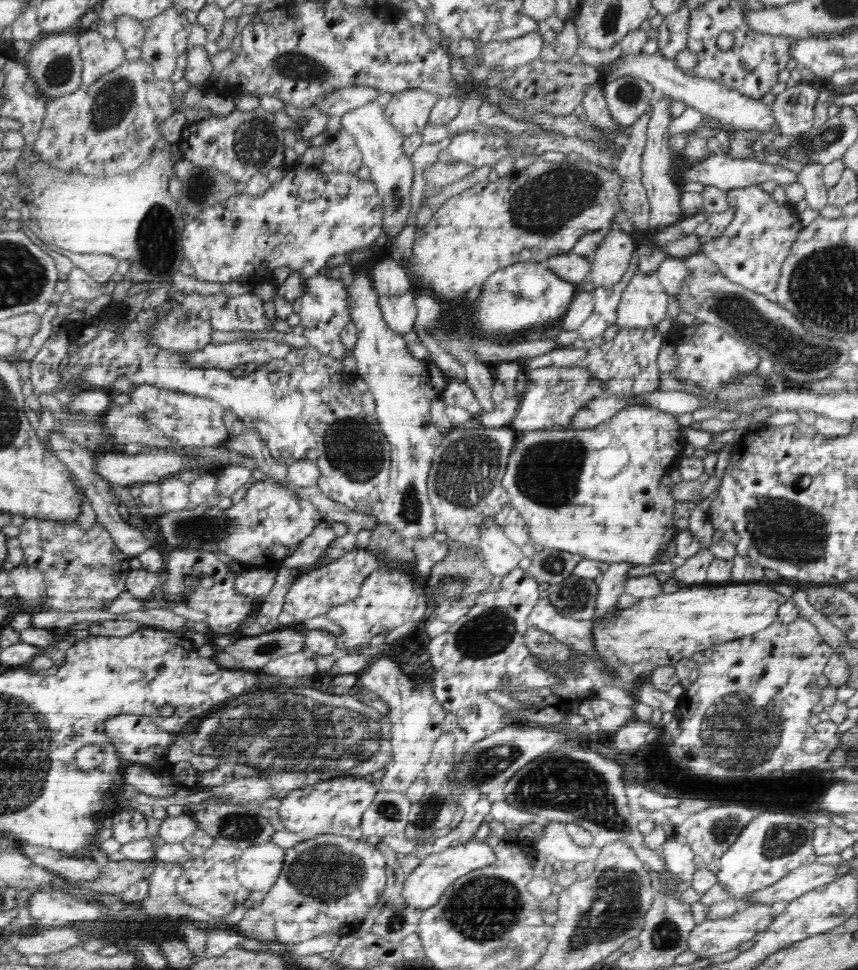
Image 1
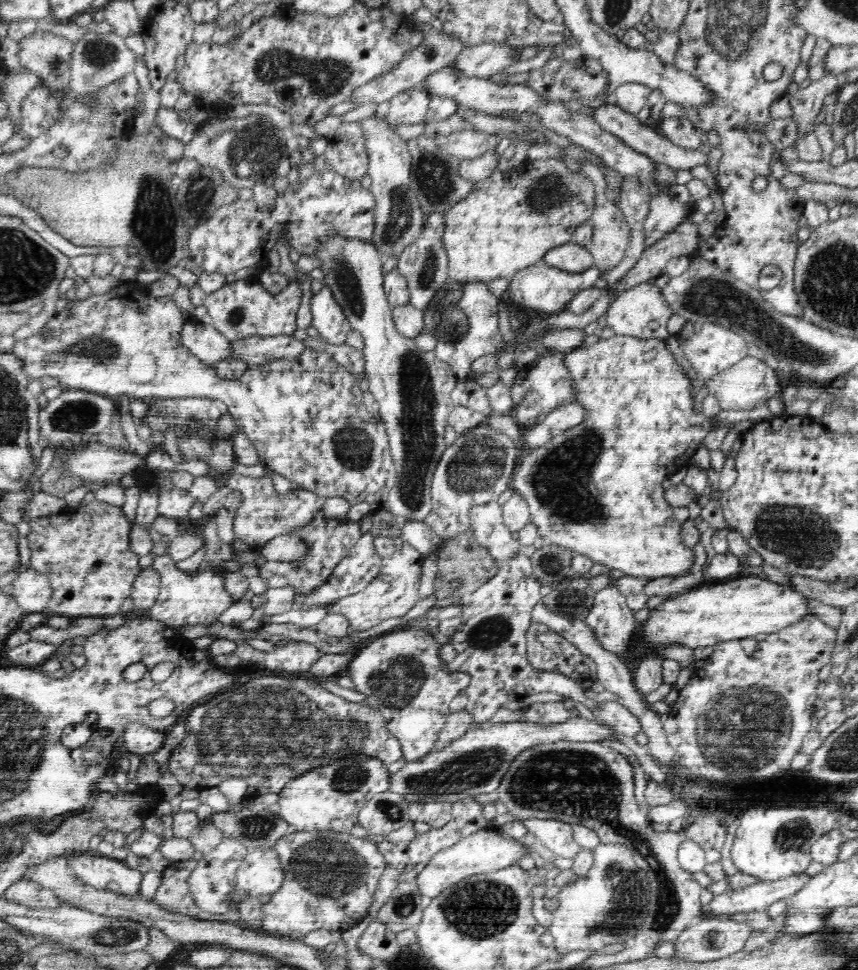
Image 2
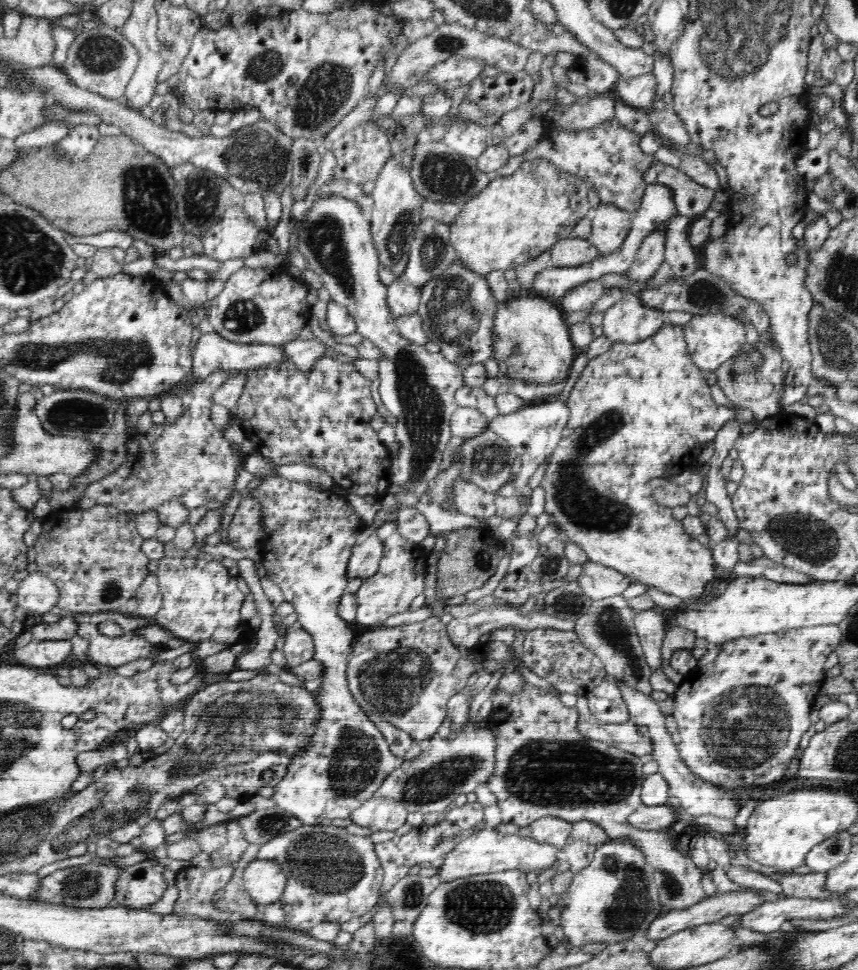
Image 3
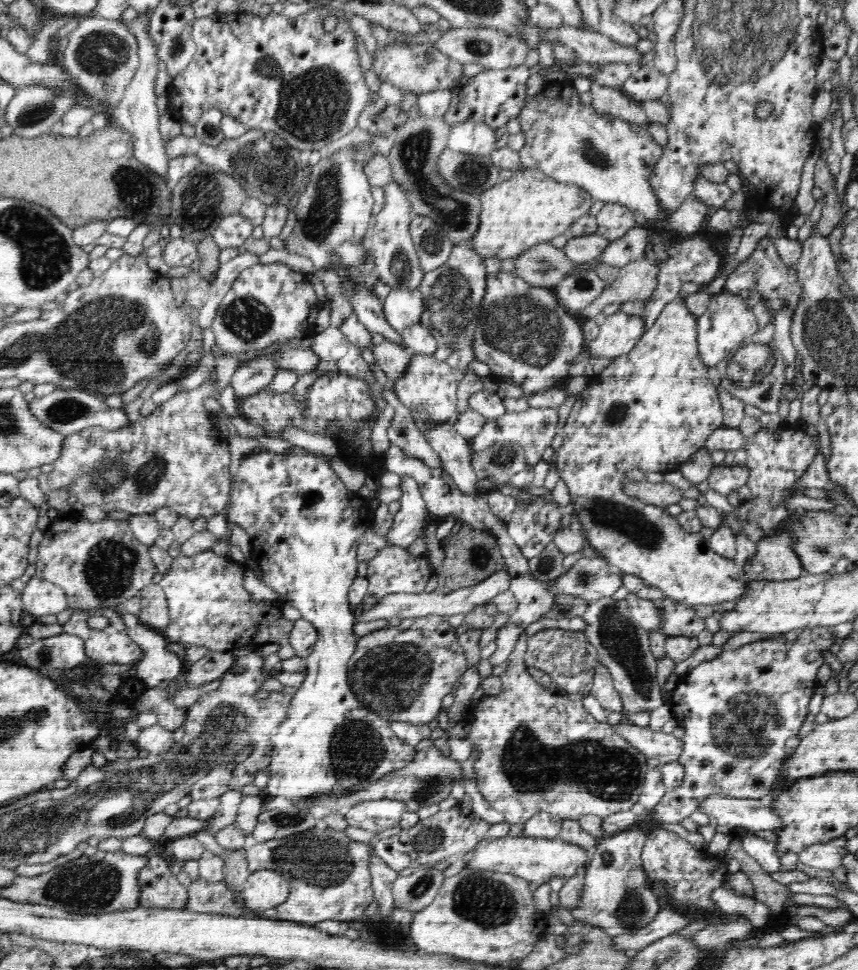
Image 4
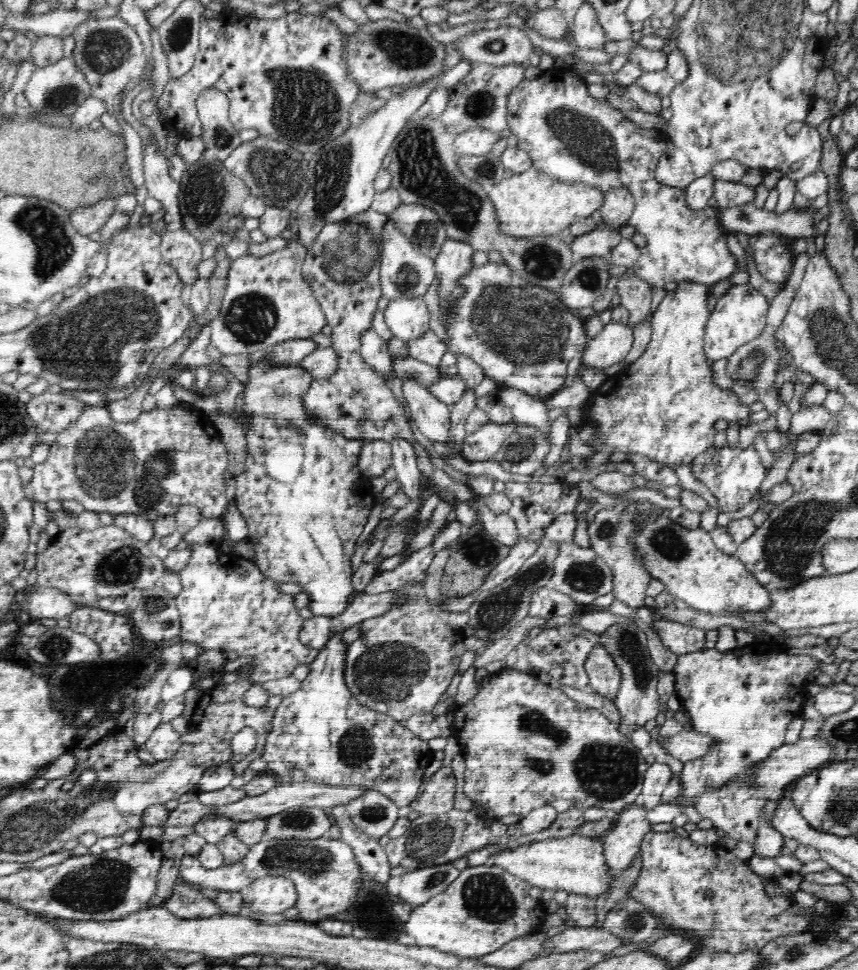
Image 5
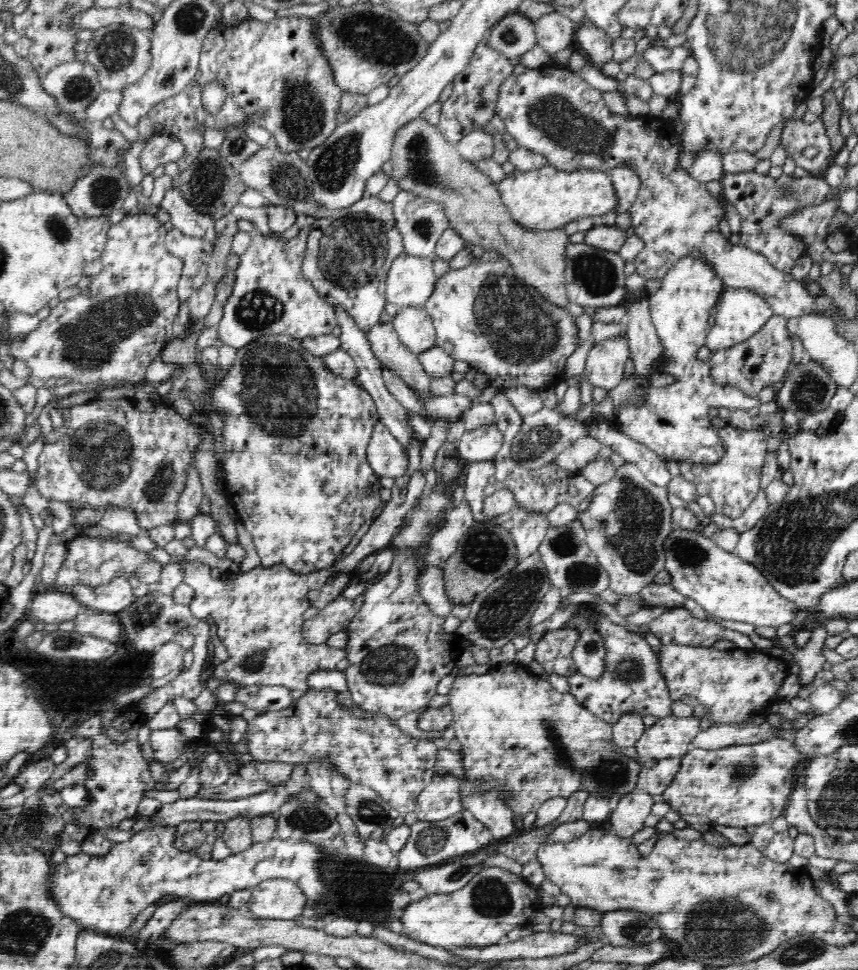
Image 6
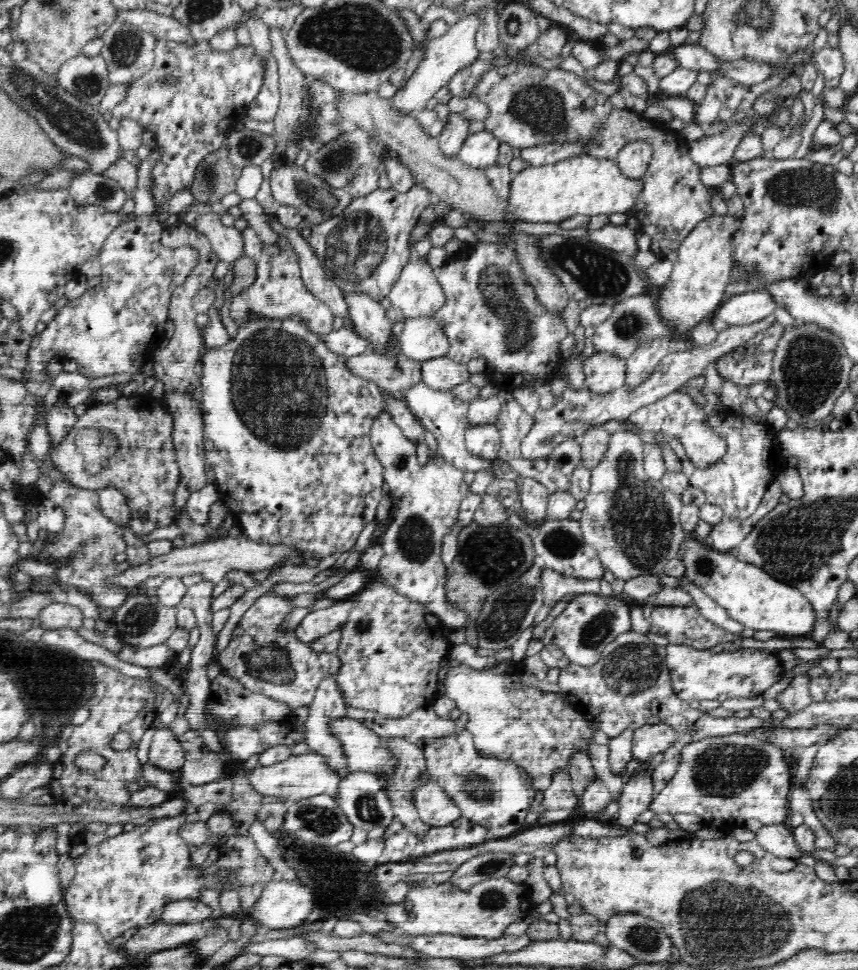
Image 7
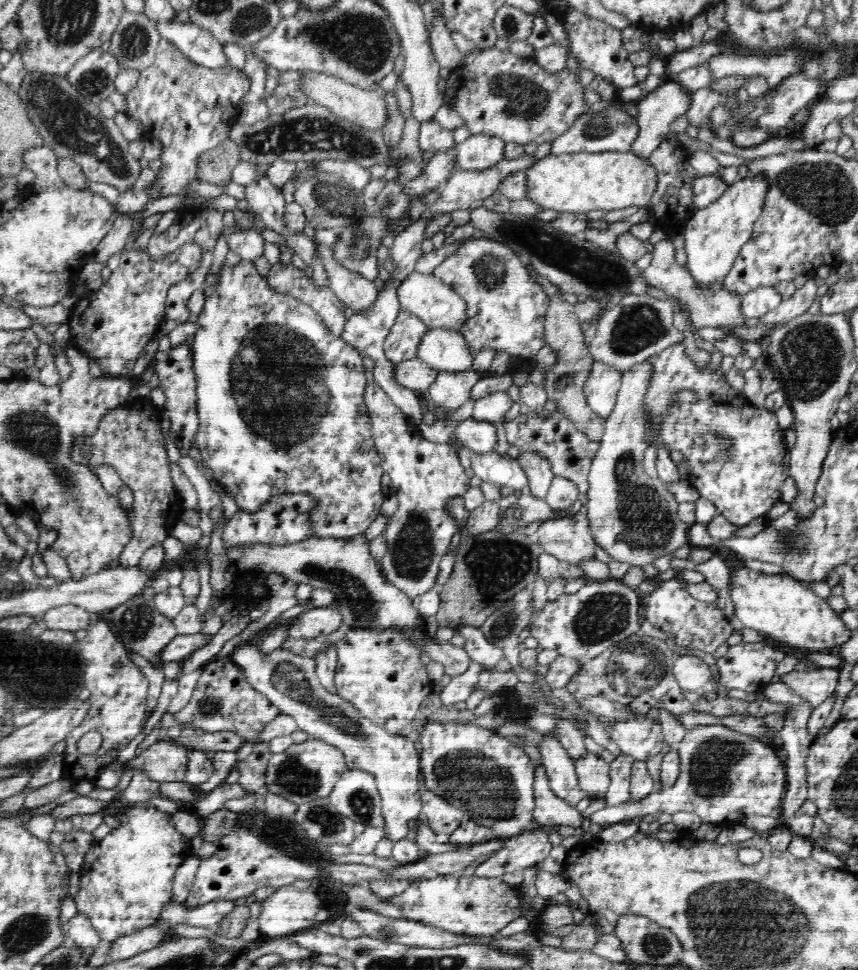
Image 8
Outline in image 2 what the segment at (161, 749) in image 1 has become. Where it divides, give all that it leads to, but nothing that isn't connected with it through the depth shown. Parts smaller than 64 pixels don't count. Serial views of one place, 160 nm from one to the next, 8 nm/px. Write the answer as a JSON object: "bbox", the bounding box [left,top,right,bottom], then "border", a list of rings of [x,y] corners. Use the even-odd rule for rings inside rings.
{"bbox":[121,722,166,757],"border":[[[136,722],[127,724],[121,736],[127,754],[139,757],[158,752],[164,746],[164,738],[166,738],[166,734],[162,731]]]}

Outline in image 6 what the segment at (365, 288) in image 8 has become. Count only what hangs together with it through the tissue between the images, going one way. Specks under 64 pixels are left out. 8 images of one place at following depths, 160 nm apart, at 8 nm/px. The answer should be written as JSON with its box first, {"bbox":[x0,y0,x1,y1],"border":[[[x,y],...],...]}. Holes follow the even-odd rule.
{"bbox":[366,321,432,398],"border":[[[391,321],[376,323],[366,332],[372,352],[381,365],[394,371],[409,388],[419,392],[419,398],[426,398],[432,393],[430,390],[430,375],[424,371],[419,358],[414,351],[402,344],[398,333]]]}

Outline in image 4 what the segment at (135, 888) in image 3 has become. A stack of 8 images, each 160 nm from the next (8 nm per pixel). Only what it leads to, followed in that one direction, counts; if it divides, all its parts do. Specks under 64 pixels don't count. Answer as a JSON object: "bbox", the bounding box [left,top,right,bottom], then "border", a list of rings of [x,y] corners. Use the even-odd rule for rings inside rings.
{"bbox":[138,847,187,909],"border":[[[167,847],[149,858],[148,864],[138,873],[140,889],[139,906],[144,908],[184,909],[187,903],[187,887],[180,884],[170,871],[171,860]]]}

